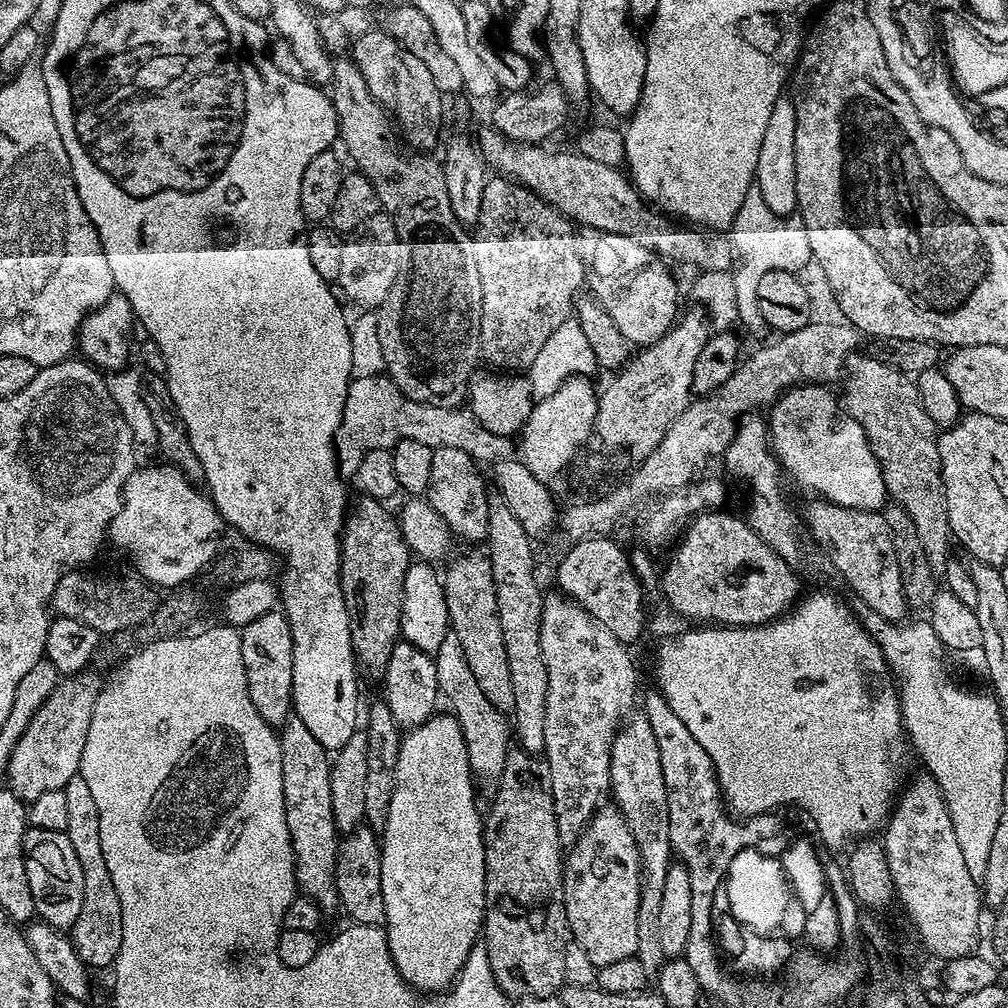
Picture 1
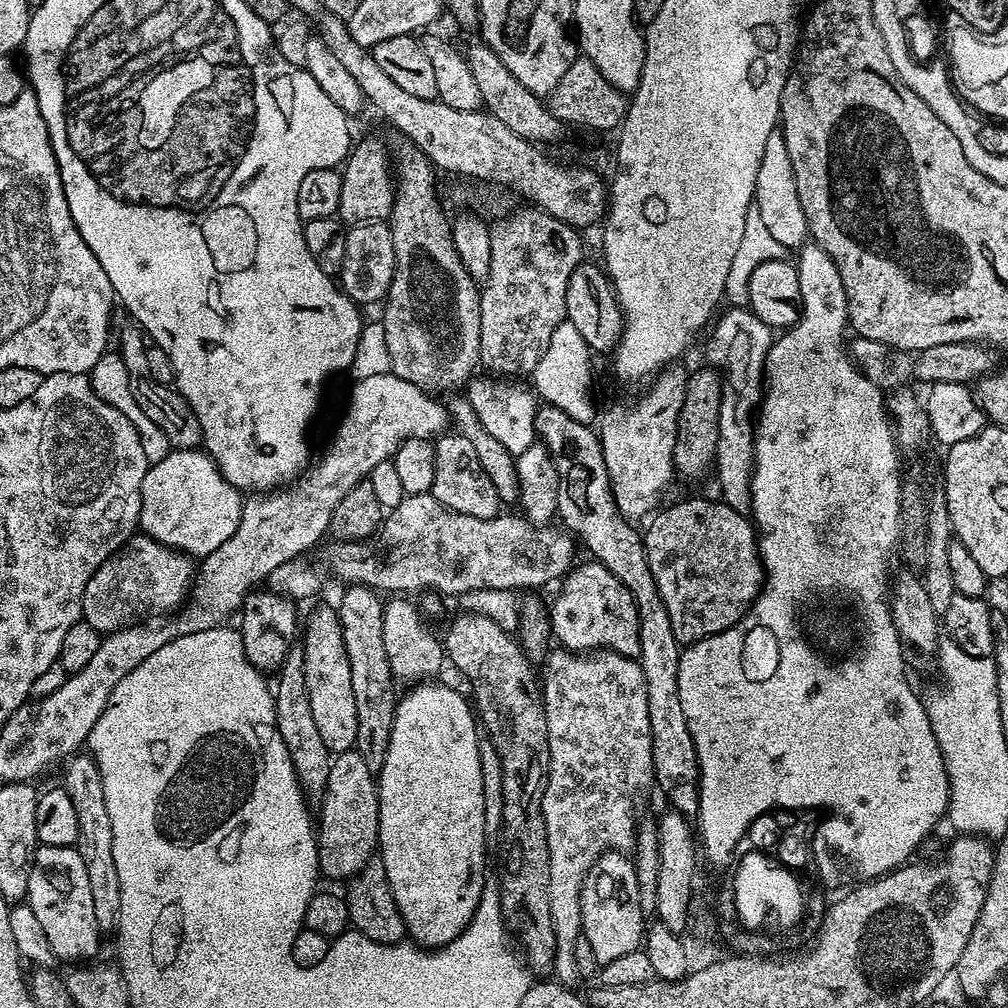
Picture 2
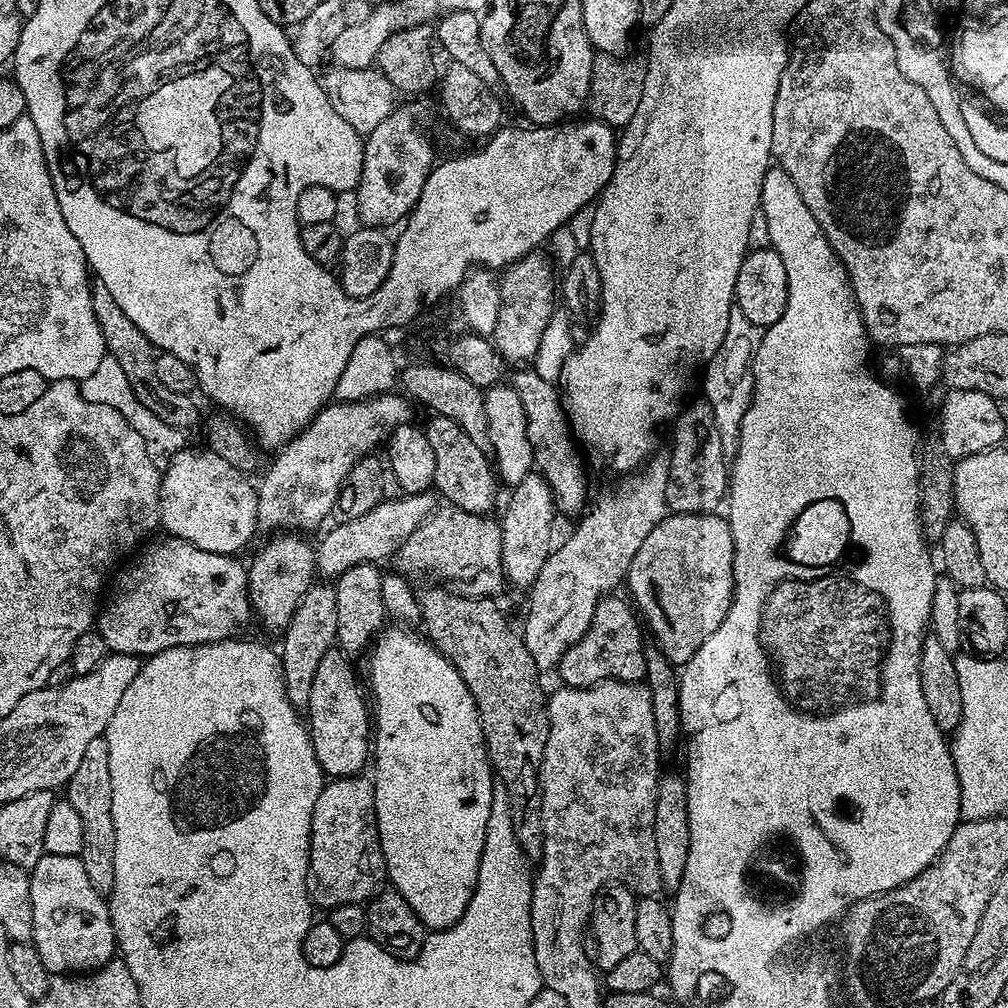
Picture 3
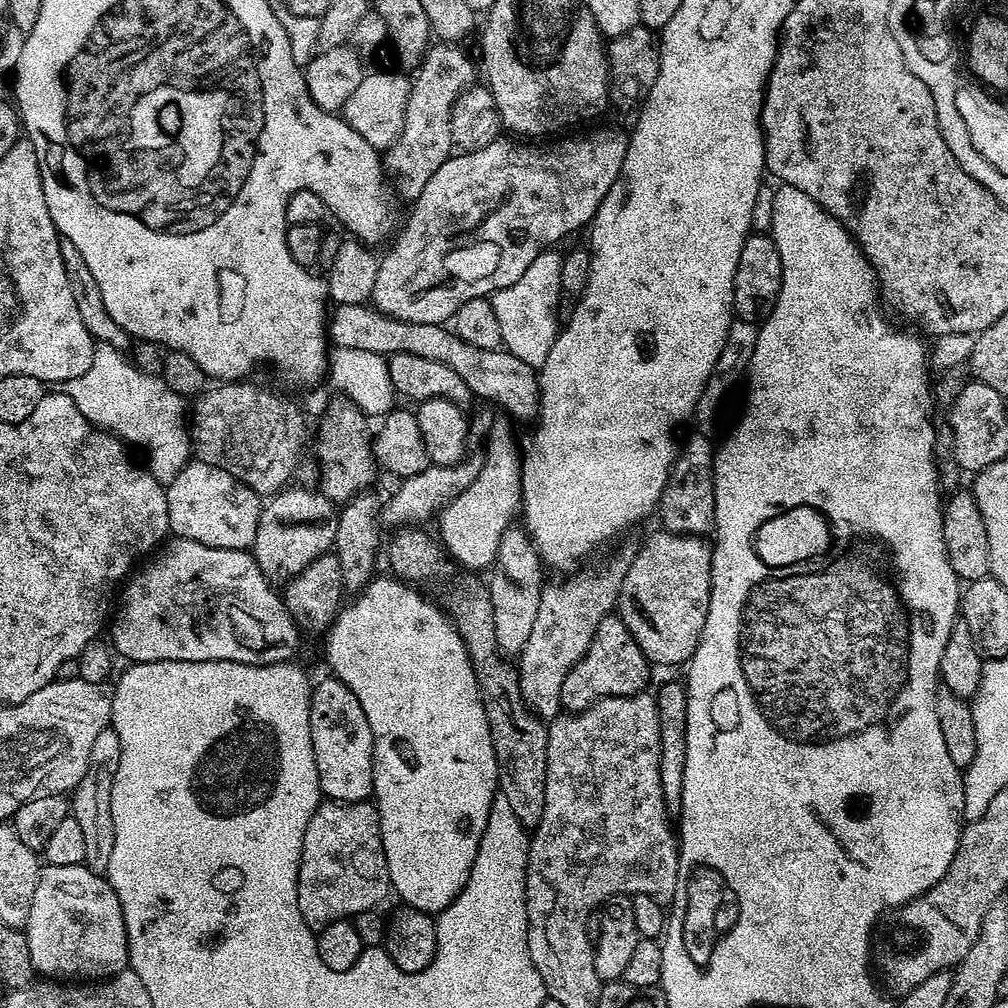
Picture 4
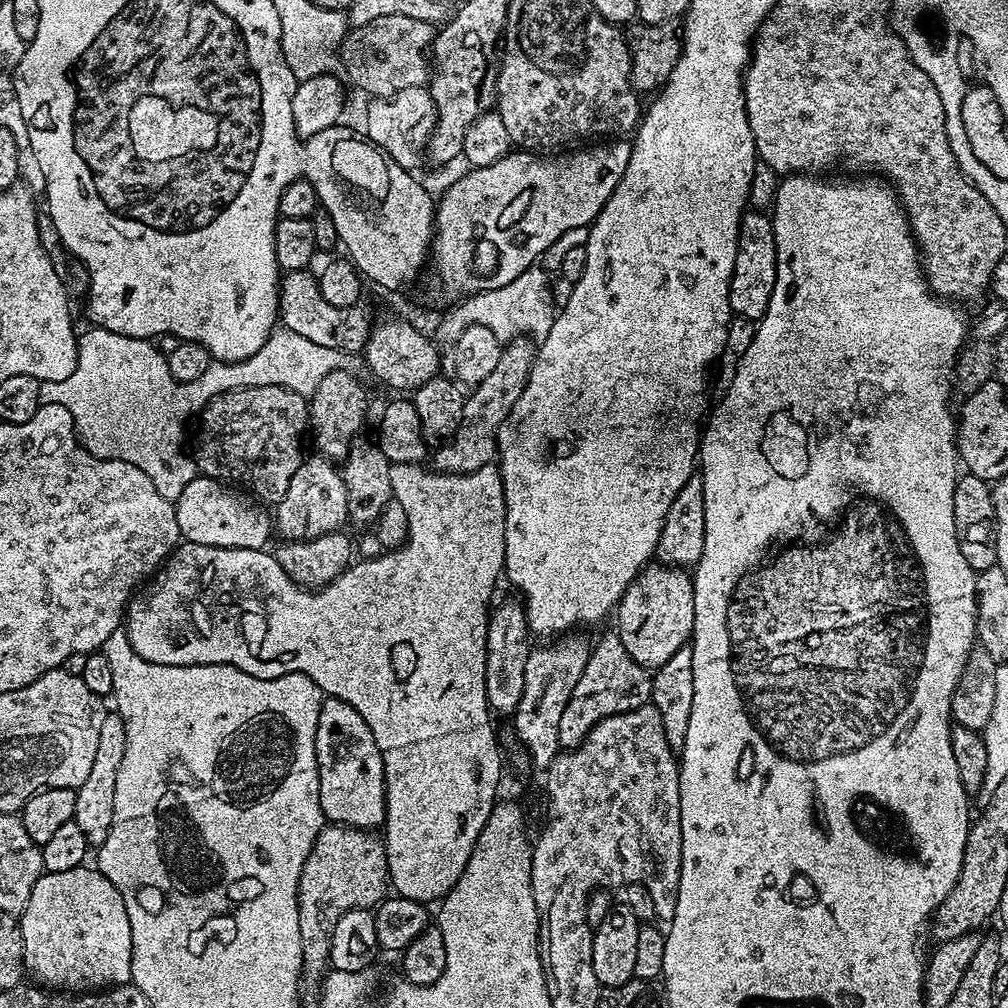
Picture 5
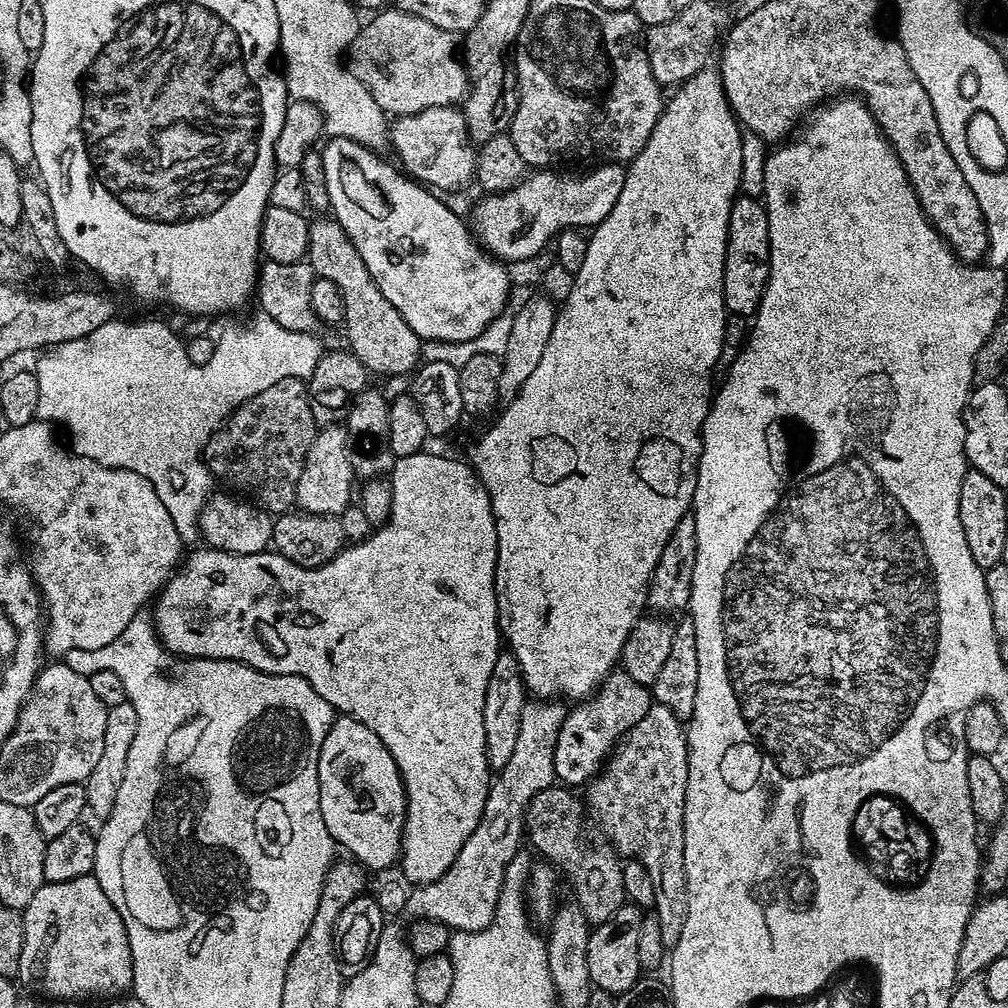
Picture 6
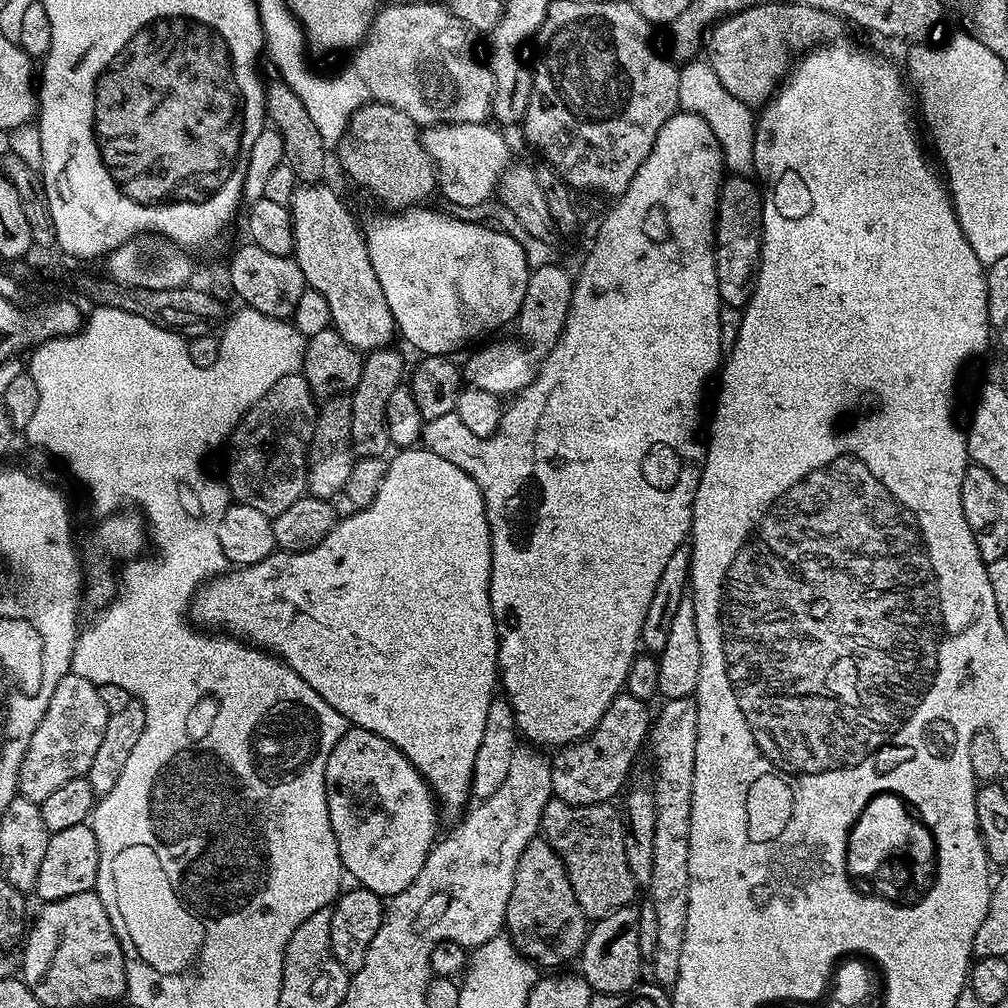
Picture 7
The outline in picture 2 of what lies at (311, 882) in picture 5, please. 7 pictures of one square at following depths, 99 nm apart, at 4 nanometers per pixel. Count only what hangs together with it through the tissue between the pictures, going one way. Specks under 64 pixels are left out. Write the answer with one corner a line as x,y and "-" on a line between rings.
349,750
341,752
333,759
330,766
330,778
326,782
326,790
324,791
322,799
319,801
318,807
320,807
320,820
318,816
318,831
316,832
316,853
320,859
320,872
323,875
328,875
332,880
341,880
341,882
347,882
352,879
353,876
364,869
366,862
373,859
374,853
378,848
378,841
380,839
380,793
378,791
377,777
366,766
366,762
362,762
362,754
358,754
355,750

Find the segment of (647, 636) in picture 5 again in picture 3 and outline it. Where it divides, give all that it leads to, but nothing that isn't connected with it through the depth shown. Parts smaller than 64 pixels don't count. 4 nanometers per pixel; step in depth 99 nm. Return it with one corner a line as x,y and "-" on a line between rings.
673,512
662,522
658,522
654,530
650,530
650,535
642,541
638,554
634,554
634,562
630,562
626,577
627,595
635,611
642,617
650,636
652,631
652,636
656,639
653,640
655,645
674,666
688,664
698,646
702,646
702,642
706,642
706,638
710,638
710,634
714,634
718,626
722,626
736,590
736,577
732,575
735,553
732,531
723,515
715,512

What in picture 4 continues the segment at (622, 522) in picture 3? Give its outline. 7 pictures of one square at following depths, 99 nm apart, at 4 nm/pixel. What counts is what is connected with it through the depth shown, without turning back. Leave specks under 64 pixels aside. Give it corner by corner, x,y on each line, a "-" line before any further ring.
635,547
620,548
605,564
600,564
597,568
581,567
579,570
557,579
560,580
557,584
549,583
543,594
540,595
534,627
530,629
530,638
526,638
526,646
518,657
518,671
521,697
527,707
542,721
551,722
561,715
562,682
566,682
566,674
570,674
570,670
580,661
582,654
586,654
586,650
594,638
594,630
598,630
598,622
602,622
602,618
613,615
620,599
622,578
626,578
626,570
630,570
630,562
635,557

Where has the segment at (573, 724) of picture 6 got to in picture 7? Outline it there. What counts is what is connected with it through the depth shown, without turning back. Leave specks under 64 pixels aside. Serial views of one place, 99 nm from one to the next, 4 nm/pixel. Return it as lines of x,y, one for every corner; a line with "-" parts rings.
625,690
610,702
606,714
589,736
561,747
555,753
557,756
551,757
553,797
570,806
594,806
615,801
615,796
619,797
629,783
628,775
640,747
643,744
645,747
649,739
654,716
651,711
648,713
648,708
645,701
634,698

